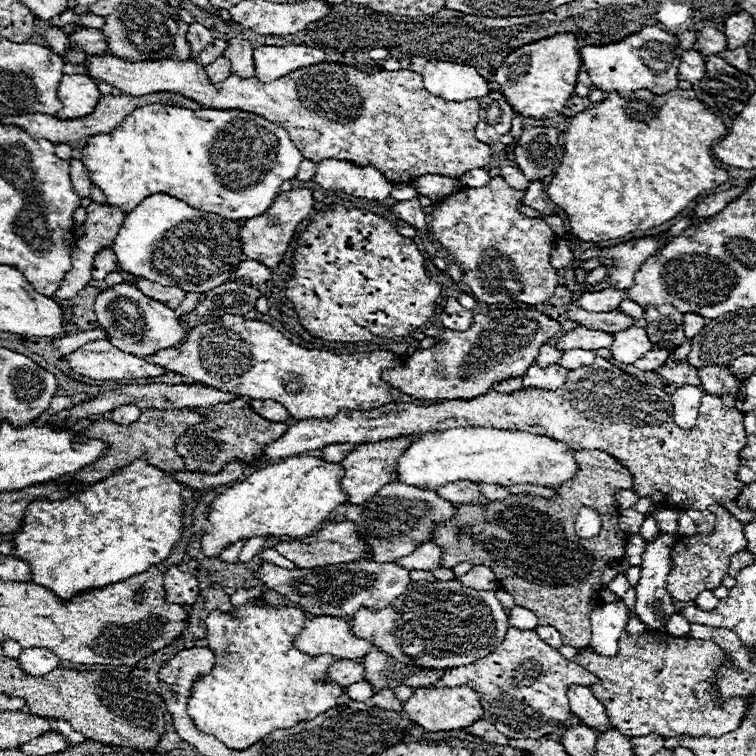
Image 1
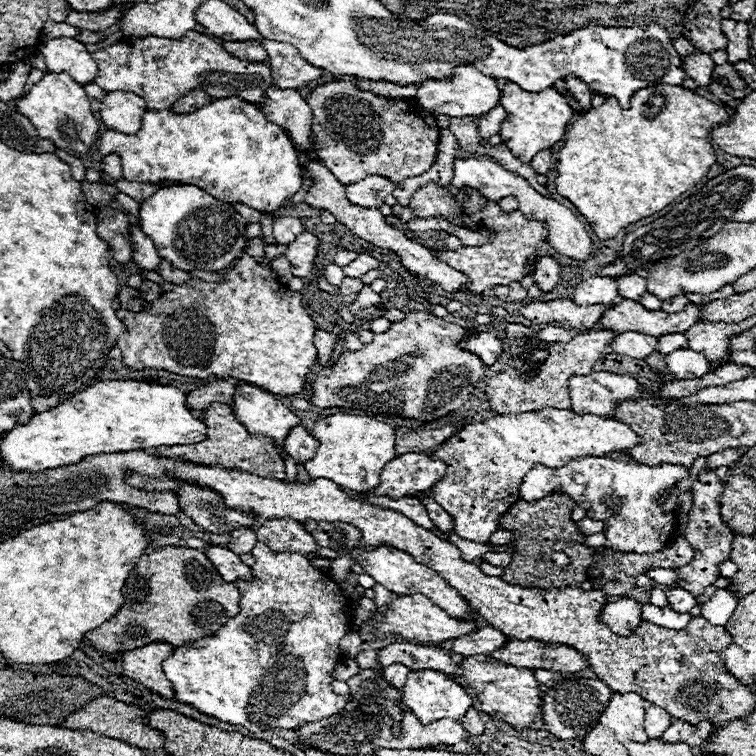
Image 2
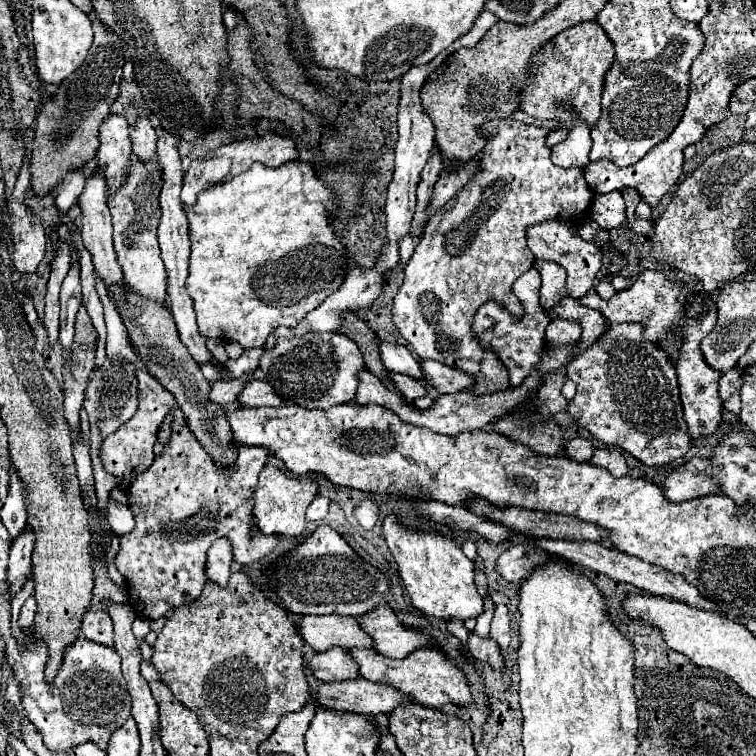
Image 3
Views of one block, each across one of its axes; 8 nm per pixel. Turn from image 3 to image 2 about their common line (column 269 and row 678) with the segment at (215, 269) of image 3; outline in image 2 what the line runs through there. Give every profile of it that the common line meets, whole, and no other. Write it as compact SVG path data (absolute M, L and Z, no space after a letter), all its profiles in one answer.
M258 542L252 550L256 564L252 566L252 582L236 580L240 592L240 612L230 618L218 634L188 642L174 648L172 656L162 662L162 672L172 682L176 700L196 708L198 712L218 718L234 726L244 726L250 732L264 732L272 728L292 730L310 720L322 720L340 712L346 700L332 690L330 676L342 658L340 640L348 632L350 606L340 594L336 582L324 572L310 566L308 558L296 552L272 552Z

